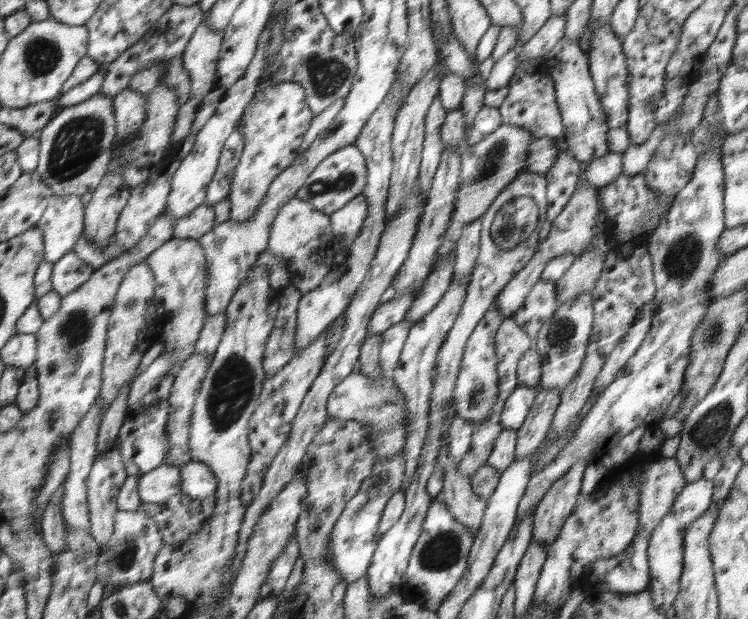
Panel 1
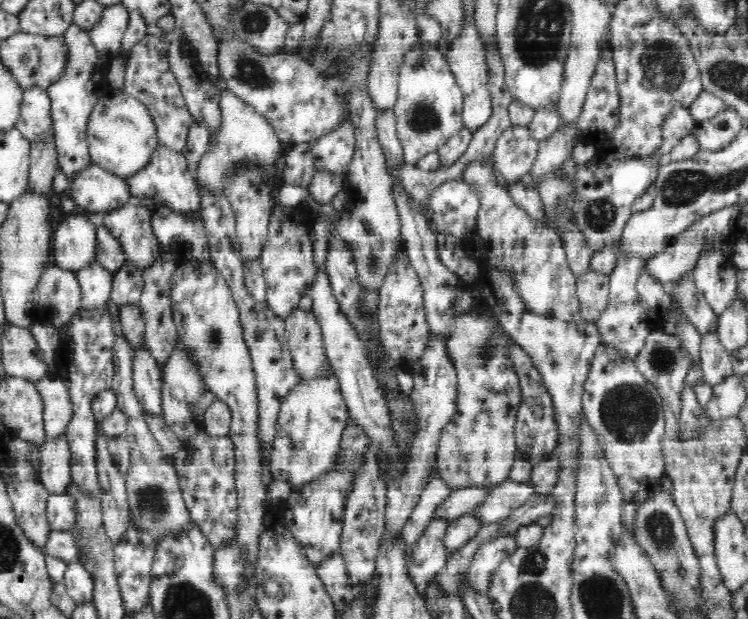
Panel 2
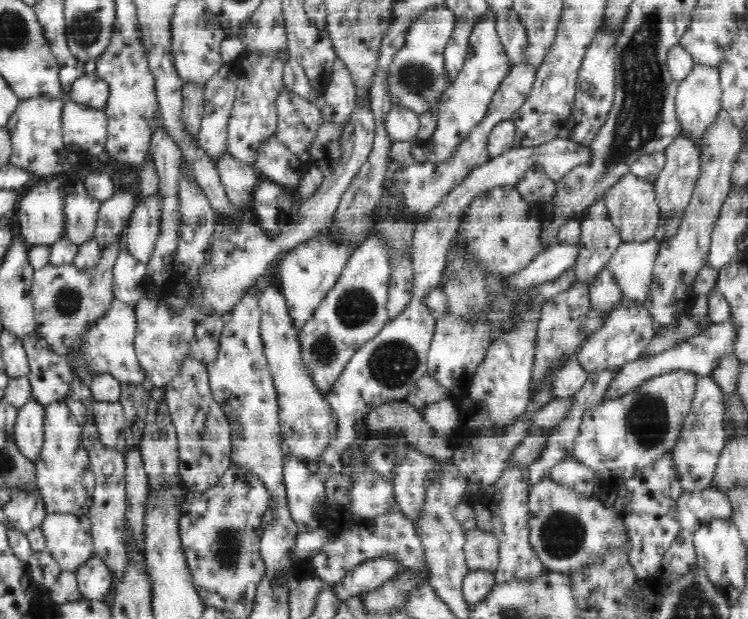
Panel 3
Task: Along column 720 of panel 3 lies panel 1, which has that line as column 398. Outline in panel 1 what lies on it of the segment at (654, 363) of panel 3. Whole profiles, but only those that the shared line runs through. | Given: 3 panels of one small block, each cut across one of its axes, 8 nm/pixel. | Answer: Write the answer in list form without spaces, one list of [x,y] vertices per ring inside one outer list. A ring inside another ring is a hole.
[[[404,320],[393,324],[381,334],[381,345],[379,348],[380,370],[384,377],[390,377],[394,368],[398,366],[405,340],[407,339],[411,323]]]

